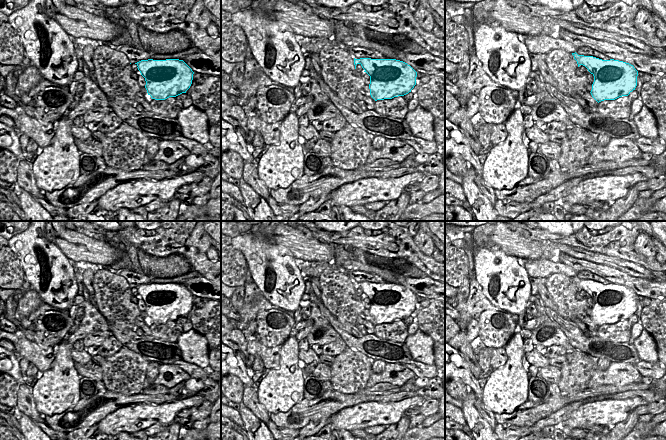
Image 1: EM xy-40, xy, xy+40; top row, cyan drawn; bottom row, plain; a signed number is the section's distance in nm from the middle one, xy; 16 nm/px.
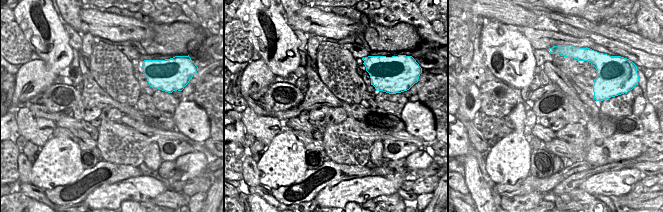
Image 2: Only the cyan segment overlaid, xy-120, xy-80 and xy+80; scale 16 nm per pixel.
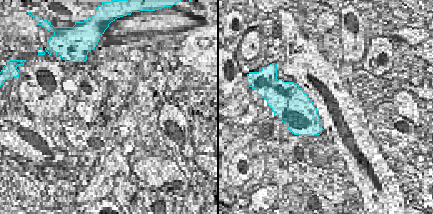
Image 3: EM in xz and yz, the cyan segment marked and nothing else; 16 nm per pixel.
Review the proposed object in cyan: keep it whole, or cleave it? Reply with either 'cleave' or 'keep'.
keep

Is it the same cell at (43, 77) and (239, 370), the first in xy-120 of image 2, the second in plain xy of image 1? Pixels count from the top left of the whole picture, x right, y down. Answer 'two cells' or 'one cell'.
one cell

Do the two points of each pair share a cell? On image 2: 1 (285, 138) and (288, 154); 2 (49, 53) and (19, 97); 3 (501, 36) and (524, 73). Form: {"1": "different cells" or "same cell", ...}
{"1": "same cell", "2": "different cells", "3": "same cell"}

